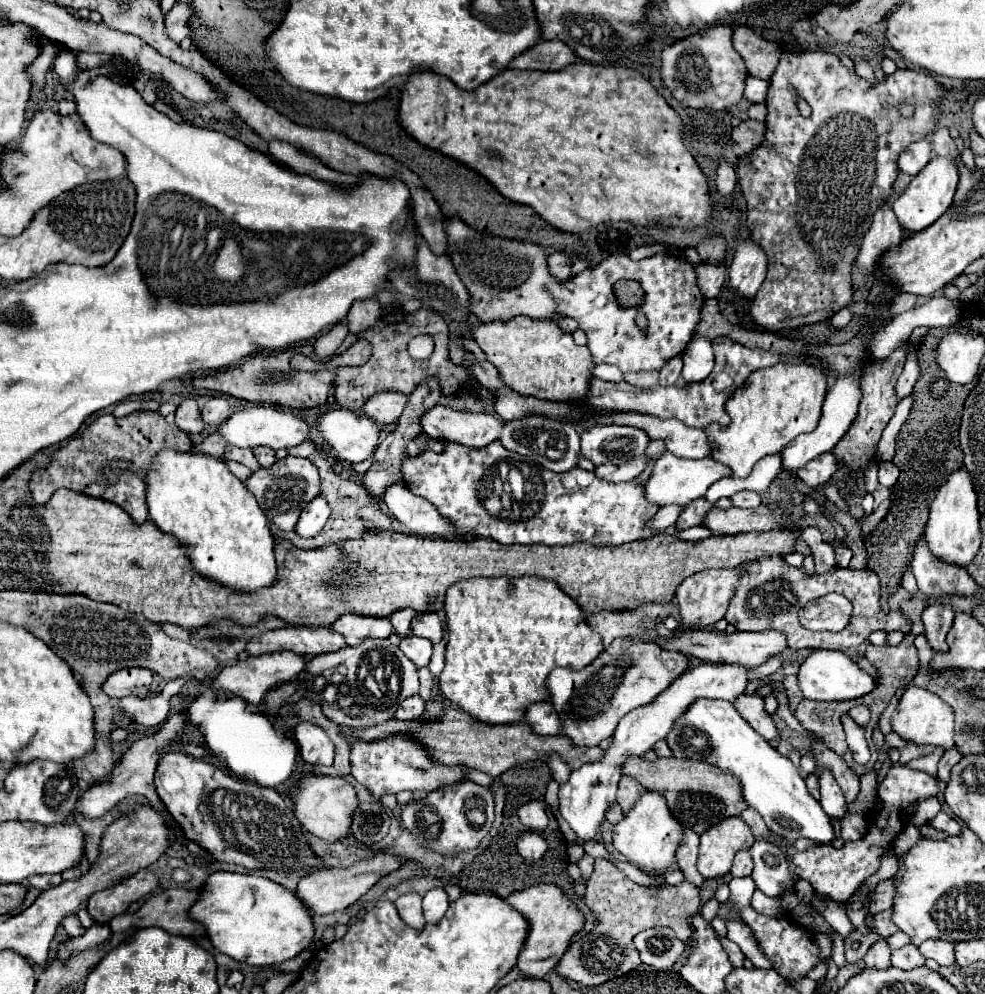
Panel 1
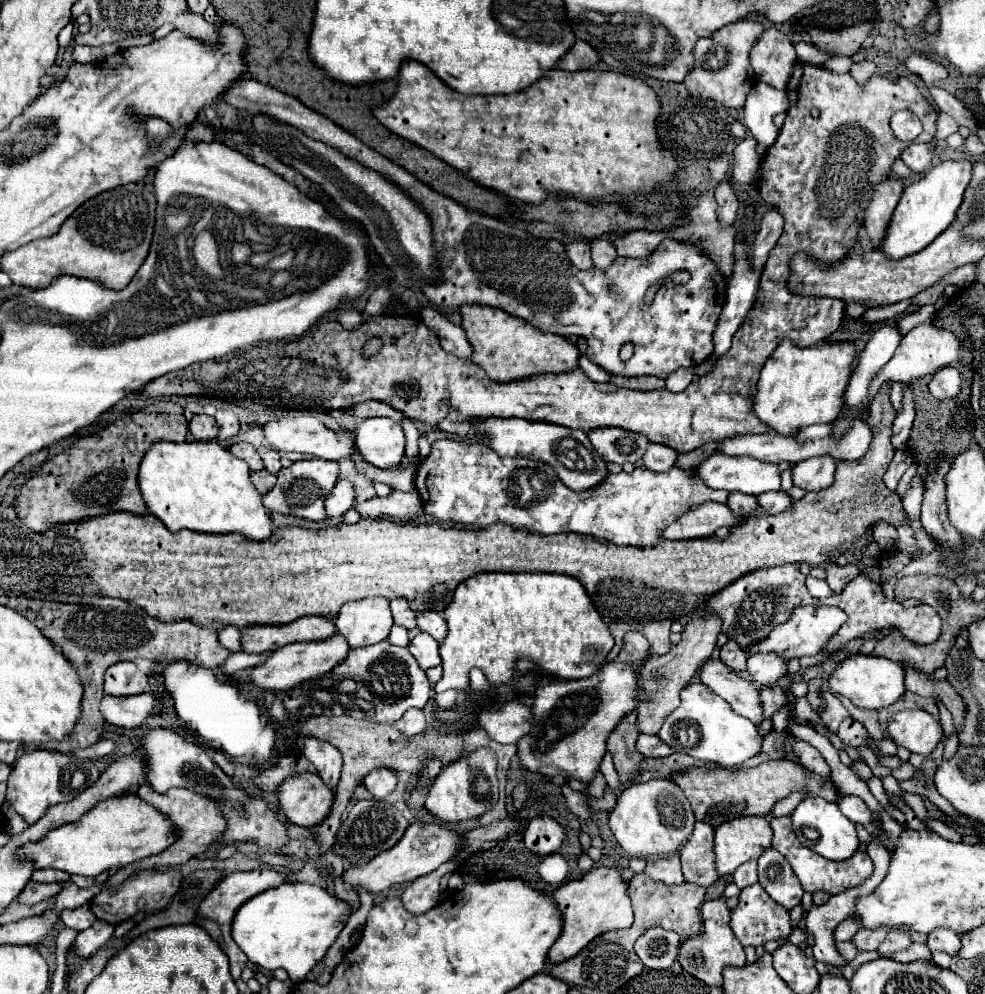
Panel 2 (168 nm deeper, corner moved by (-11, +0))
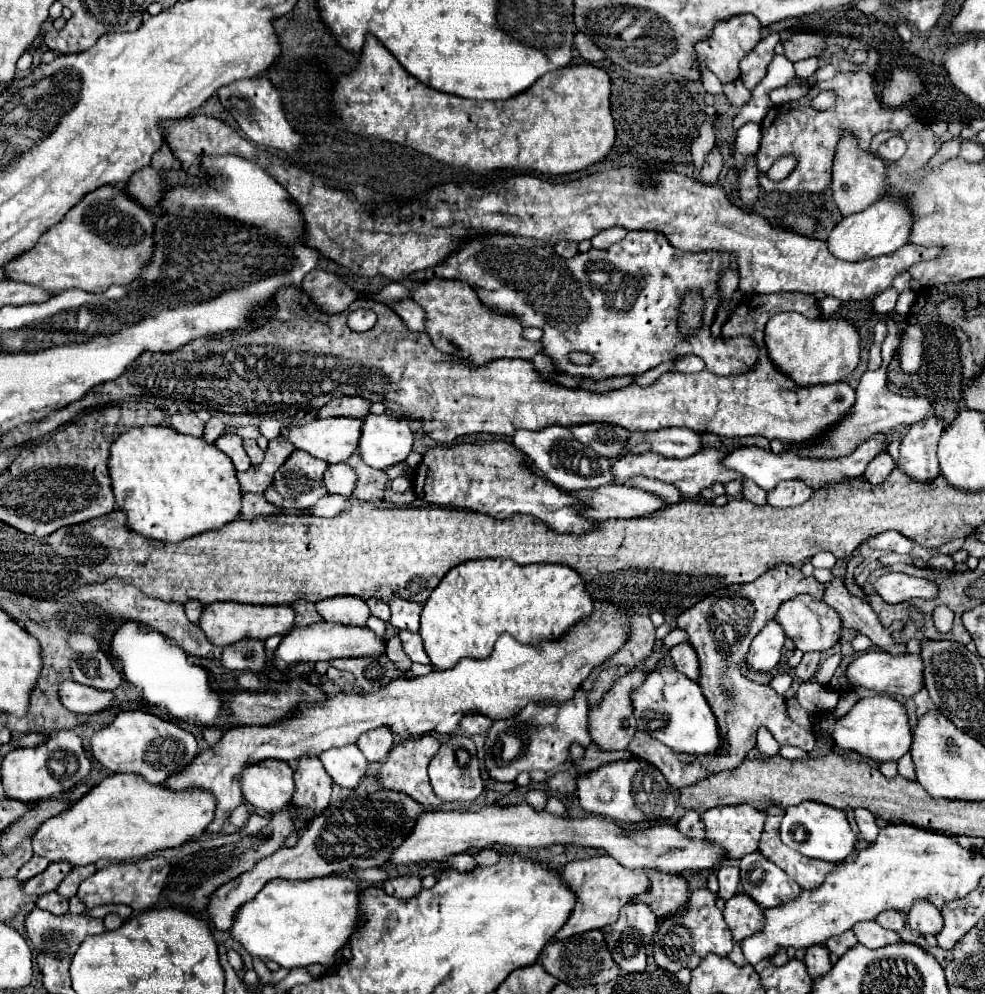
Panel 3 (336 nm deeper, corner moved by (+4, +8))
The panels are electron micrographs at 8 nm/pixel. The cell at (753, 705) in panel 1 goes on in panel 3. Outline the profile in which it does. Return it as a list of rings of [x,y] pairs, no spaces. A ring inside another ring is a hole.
[[[681,642],[669,650],[669,656],[677,668],[677,672],[685,674],[691,680],[699,678],[699,662],[695,650],[689,646],[689,642]]]

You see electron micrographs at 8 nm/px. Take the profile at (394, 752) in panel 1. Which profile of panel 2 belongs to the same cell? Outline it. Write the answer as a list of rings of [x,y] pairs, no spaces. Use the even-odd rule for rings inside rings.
[[[376,768],[368,772],[364,778],[364,786],[380,800],[386,798],[390,792],[394,792],[396,784],[398,784],[398,774],[396,770],[390,768]]]

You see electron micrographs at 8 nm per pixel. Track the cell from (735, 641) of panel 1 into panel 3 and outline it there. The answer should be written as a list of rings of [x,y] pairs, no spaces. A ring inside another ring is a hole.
[[[805,594],[781,604],[775,620],[781,622],[781,626],[785,628],[787,638],[791,638],[795,642],[795,648],[801,650],[801,652],[811,652],[811,650],[825,652],[825,650],[831,650],[839,642],[841,628],[843,628],[841,616],[827,602],[815,600],[813,596],[805,596]]]

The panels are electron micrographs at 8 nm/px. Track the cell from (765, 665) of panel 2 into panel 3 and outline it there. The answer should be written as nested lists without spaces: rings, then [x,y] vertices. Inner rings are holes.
[[[771,620],[769,624],[765,624],[765,628],[755,636],[751,644],[751,650],[747,656],[749,668],[757,672],[773,670],[781,658],[783,644],[785,644],[785,630],[779,622]]]

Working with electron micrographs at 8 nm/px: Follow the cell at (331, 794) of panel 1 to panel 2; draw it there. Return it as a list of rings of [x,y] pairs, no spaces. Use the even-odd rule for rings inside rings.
[[[302,772],[286,778],[278,788],[278,806],[288,822],[296,826],[320,826],[334,806],[334,790],[328,788],[318,774]]]

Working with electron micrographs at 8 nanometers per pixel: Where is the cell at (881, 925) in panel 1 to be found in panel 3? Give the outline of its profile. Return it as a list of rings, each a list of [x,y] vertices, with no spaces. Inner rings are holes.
[[[847,930],[845,934],[839,934],[837,938],[829,938],[829,942],[827,942],[827,948],[837,956],[843,956],[853,946],[857,946],[857,938],[851,930]]]

